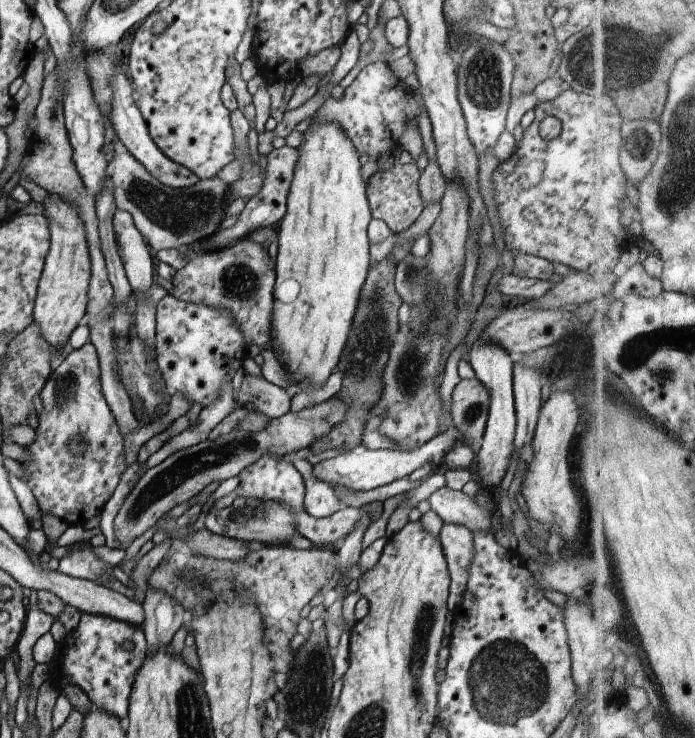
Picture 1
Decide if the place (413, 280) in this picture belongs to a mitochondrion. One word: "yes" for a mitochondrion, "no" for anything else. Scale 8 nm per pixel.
yes

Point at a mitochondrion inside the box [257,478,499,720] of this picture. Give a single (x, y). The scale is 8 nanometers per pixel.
(423, 628)

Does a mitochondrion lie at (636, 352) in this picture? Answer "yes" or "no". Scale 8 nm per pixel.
yes

